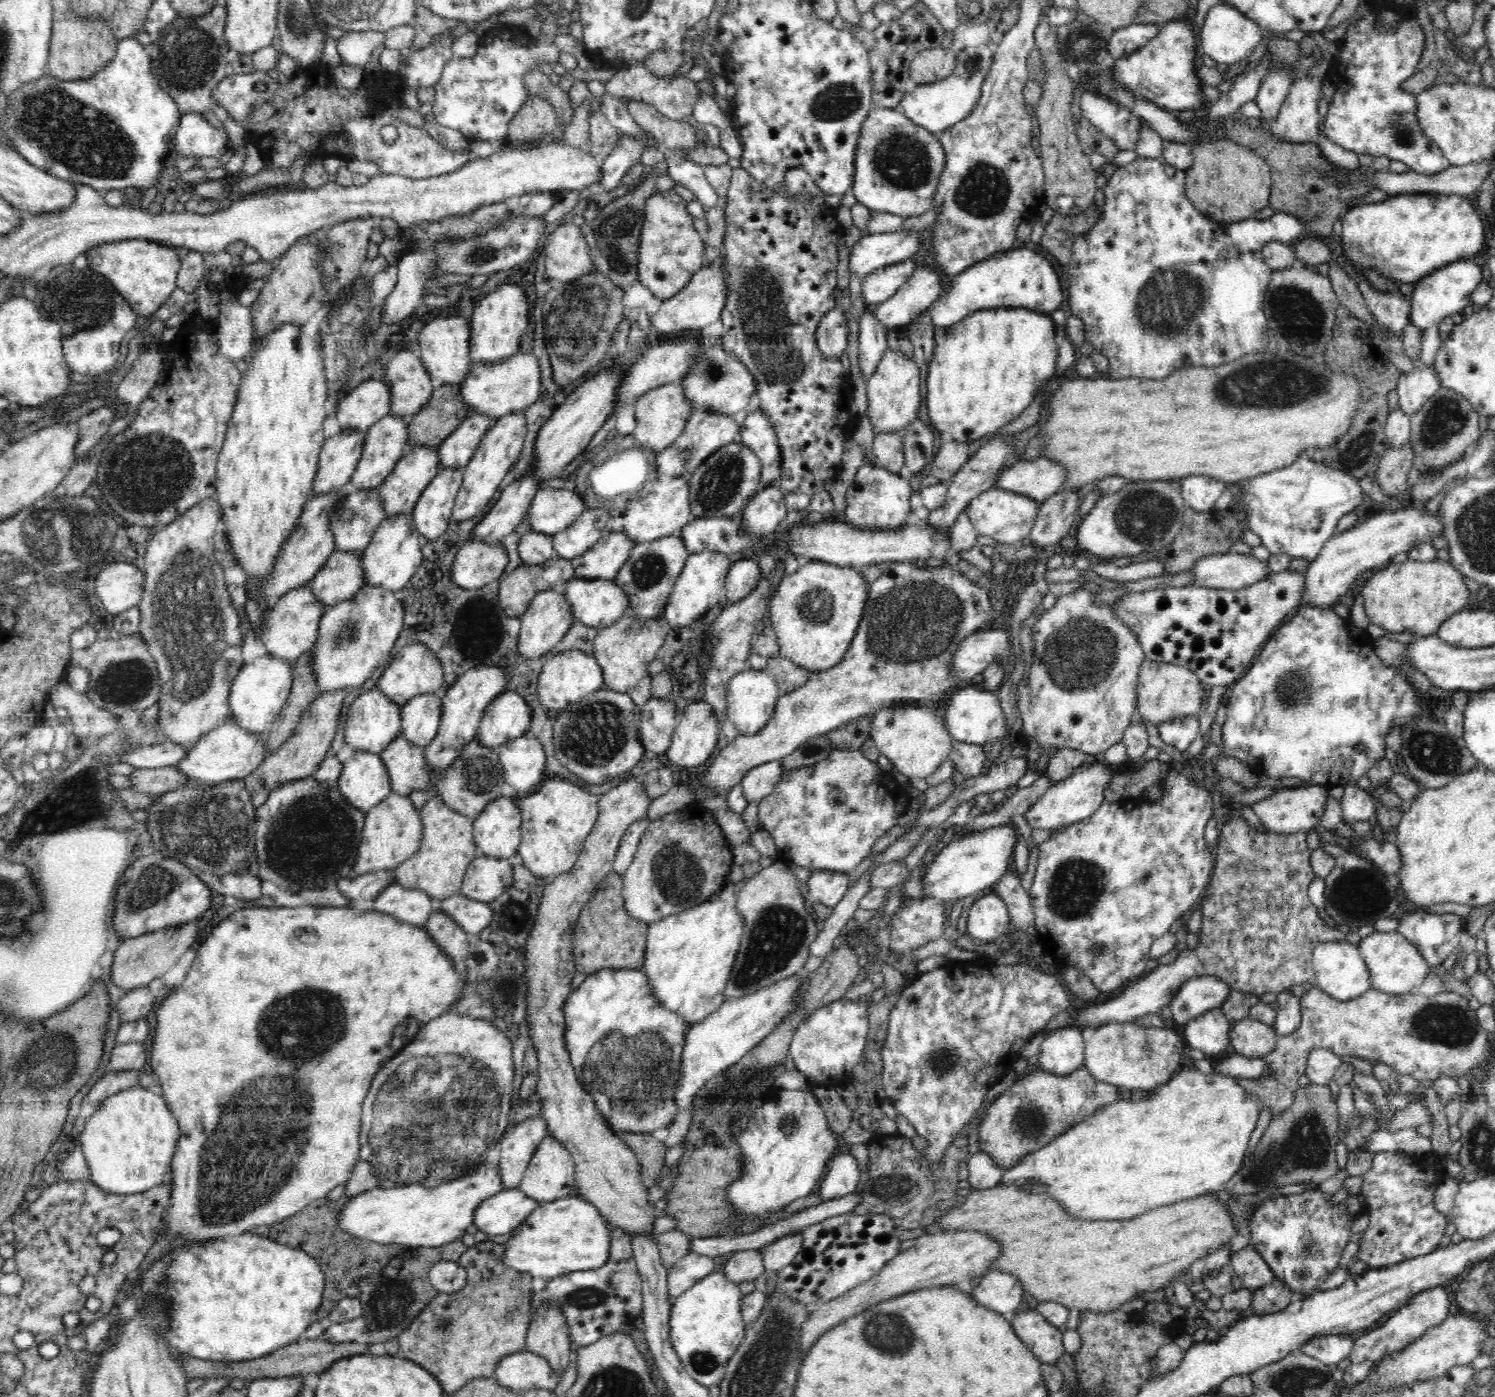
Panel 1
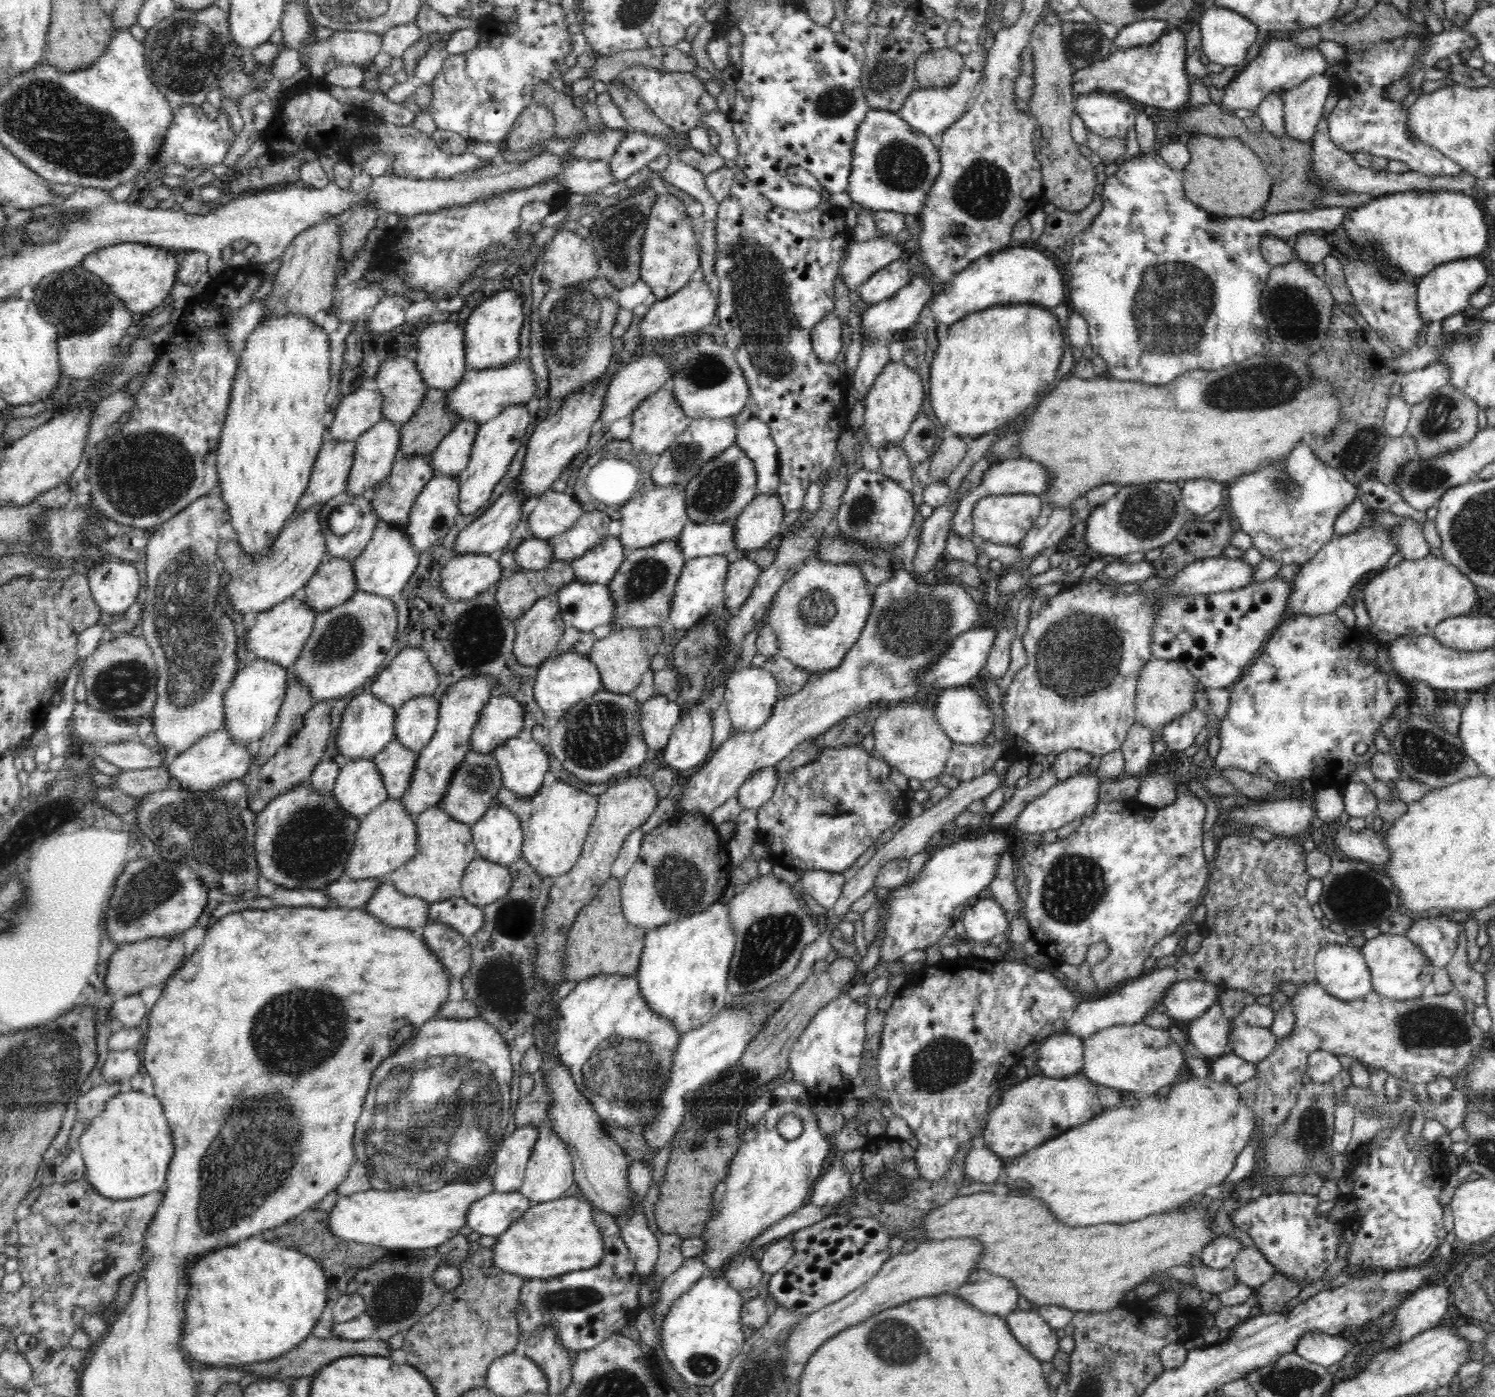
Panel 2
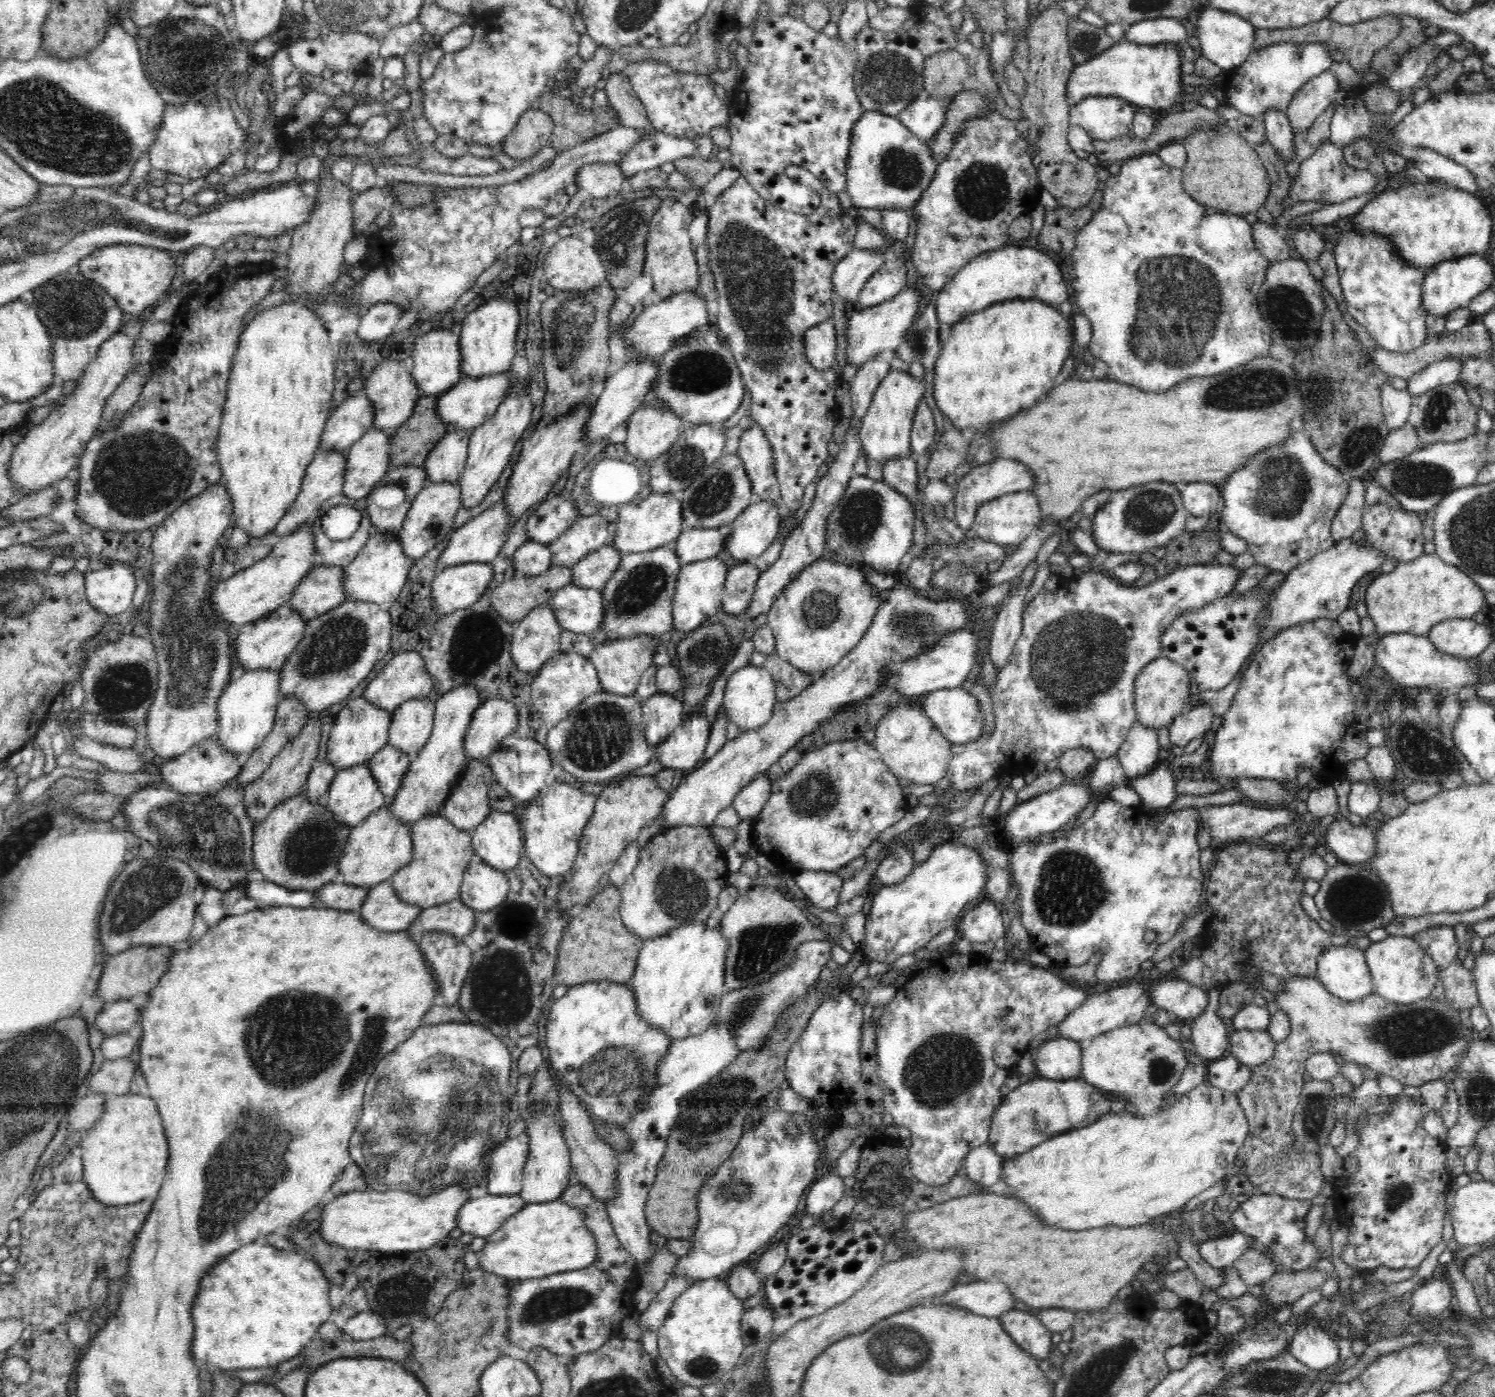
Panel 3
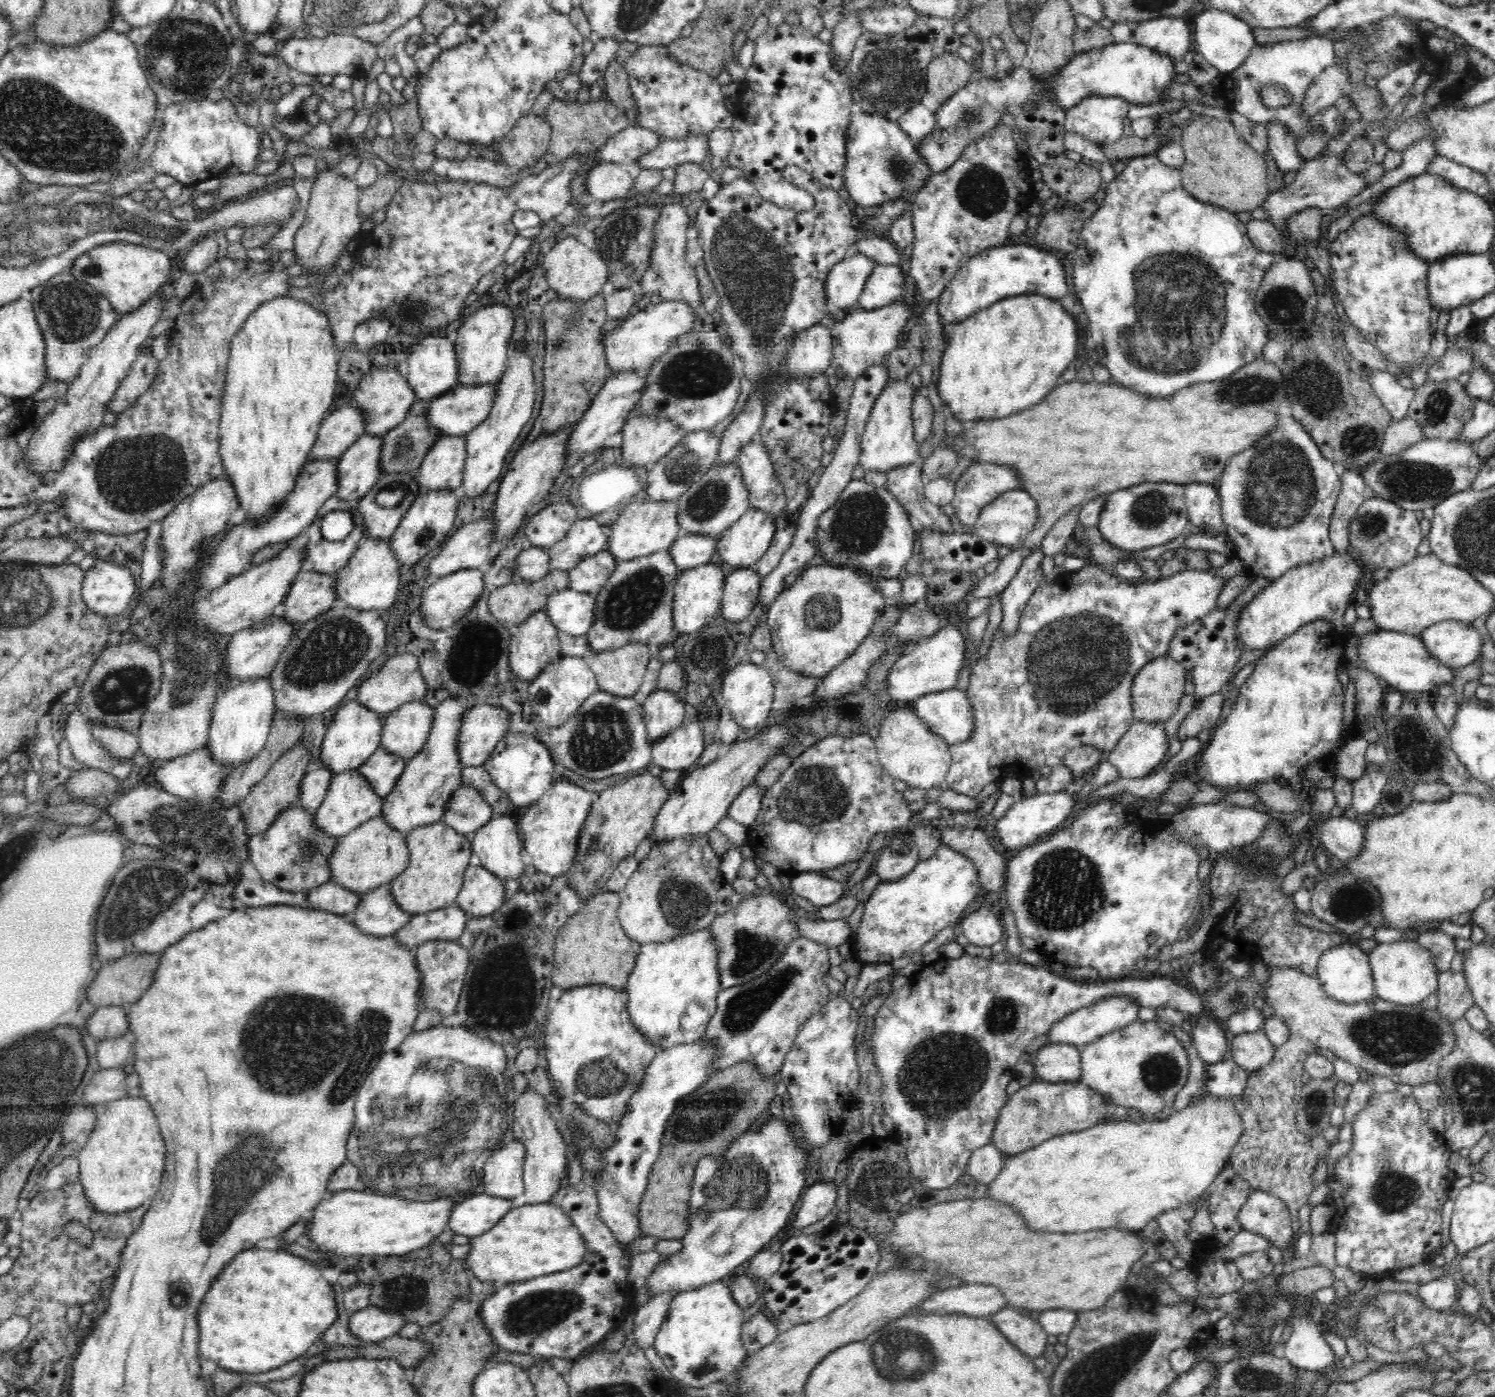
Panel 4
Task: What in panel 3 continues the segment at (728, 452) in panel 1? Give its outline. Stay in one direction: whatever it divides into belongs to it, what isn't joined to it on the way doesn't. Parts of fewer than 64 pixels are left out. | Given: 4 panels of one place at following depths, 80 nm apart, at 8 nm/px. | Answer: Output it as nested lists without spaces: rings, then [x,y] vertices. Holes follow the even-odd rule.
[[[725,455],[718,458],[690,486],[679,493],[682,505],[683,526],[688,528],[720,528],[731,524],[745,511],[754,499],[752,483],[741,458]]]

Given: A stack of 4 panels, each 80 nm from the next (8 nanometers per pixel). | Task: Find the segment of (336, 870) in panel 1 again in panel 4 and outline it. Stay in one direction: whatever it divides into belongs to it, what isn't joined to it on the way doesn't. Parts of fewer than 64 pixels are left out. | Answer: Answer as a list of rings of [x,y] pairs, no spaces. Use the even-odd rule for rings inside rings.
[[[296,802],[278,816],[269,830],[250,838],[248,849],[252,864],[265,882],[286,892],[307,894],[309,890],[332,880],[329,858],[336,844],[338,839],[324,835],[316,827],[315,814],[300,808]]]

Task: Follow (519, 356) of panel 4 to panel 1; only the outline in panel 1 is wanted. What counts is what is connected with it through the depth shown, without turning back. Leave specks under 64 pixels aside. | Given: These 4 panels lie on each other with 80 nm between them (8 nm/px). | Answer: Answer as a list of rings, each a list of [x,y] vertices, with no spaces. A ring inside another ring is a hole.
[[[518,411],[497,417],[489,431],[485,432],[470,463],[466,464],[464,478],[456,495],[451,520],[461,523],[486,510],[486,506],[490,504],[492,496],[496,494],[496,490],[498,490],[500,483],[506,477],[506,473],[510,471],[510,468],[518,460],[522,446],[524,446],[526,422],[524,412]]]

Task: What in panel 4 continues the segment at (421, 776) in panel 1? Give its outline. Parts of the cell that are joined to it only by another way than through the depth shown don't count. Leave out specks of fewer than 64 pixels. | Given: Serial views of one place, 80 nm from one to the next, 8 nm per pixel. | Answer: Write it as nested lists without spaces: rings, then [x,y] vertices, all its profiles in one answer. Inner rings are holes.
[[[380,746],[362,766],[356,769],[358,774],[361,774],[371,784],[373,791],[385,798],[397,783],[407,761],[397,754],[386,752]]]

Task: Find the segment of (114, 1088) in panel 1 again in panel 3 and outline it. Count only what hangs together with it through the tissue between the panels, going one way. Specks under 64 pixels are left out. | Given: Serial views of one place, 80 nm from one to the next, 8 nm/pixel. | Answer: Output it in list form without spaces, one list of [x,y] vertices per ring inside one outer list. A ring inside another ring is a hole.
[[[88,1093],[76,1100],[76,1104],[68,1112],[68,1134],[90,1130],[103,1113],[104,1101],[108,1094]]]

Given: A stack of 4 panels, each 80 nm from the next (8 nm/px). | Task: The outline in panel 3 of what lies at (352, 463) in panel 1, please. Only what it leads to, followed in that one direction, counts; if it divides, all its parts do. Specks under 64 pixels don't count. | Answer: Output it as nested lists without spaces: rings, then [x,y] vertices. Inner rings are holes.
[[[318,449],[313,456],[312,462],[306,476],[302,480],[302,484],[295,501],[291,507],[286,510],[285,515],[278,521],[278,524],[270,531],[268,535],[286,536],[294,530],[298,530],[302,524],[313,522],[319,515],[319,508],[326,500],[336,496],[343,491],[344,476],[346,474],[346,450],[342,452],[332,452],[330,450]]]

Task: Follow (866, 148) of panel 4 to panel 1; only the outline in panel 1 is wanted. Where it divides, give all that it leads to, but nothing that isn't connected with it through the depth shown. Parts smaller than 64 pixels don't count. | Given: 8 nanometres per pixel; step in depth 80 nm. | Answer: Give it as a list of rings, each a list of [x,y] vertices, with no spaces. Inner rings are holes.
[[[873,108],[862,125],[855,154],[852,194],[871,211],[907,218],[933,208],[933,198],[946,155],[938,134],[914,124],[898,108]]]

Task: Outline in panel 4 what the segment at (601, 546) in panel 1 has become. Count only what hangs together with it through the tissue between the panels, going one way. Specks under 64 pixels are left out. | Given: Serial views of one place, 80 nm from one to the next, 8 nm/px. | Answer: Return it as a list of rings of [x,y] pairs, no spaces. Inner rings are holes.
[[[607,550],[586,557],[578,566],[569,570],[568,587],[576,592],[596,594],[614,572],[617,562]]]

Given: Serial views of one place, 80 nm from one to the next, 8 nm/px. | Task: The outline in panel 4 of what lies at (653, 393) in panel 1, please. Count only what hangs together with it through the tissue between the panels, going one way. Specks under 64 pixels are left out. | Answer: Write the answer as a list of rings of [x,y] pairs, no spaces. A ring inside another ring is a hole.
[[[635,416],[628,419],[621,430],[623,441],[620,446],[622,458],[626,467],[638,466],[649,468],[658,463],[664,456],[680,444],[680,440],[687,434],[683,428],[676,426],[667,418],[656,418],[655,416]]]

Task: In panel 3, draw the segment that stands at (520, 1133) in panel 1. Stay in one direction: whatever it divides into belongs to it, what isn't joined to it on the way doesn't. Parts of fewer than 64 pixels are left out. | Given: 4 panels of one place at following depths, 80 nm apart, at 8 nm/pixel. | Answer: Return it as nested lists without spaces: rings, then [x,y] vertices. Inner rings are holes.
[[[525,1131],[515,1138],[496,1143],[489,1154],[482,1156],[489,1169],[488,1192],[512,1195],[522,1190],[523,1166],[529,1153],[529,1136]]]

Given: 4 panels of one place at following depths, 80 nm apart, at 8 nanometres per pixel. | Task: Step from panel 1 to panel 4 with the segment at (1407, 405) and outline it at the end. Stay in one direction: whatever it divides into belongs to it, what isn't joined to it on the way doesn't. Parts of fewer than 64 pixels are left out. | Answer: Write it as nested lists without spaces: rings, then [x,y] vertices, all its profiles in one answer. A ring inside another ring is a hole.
[[[1451,348],[1446,351],[1446,354],[1440,361],[1434,364],[1428,371],[1428,379],[1434,382],[1440,382],[1450,379],[1456,379],[1459,375],[1471,372],[1474,368],[1473,355],[1467,350],[1456,350]]]

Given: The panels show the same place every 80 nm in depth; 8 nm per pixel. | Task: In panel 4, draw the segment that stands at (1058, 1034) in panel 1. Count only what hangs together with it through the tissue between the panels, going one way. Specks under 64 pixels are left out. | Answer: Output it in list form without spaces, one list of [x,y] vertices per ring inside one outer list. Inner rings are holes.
[[[1074,1044],[1044,1045],[1036,1052],[1033,1068],[1037,1079],[1065,1083],[1078,1081],[1081,1076],[1081,1049]]]

